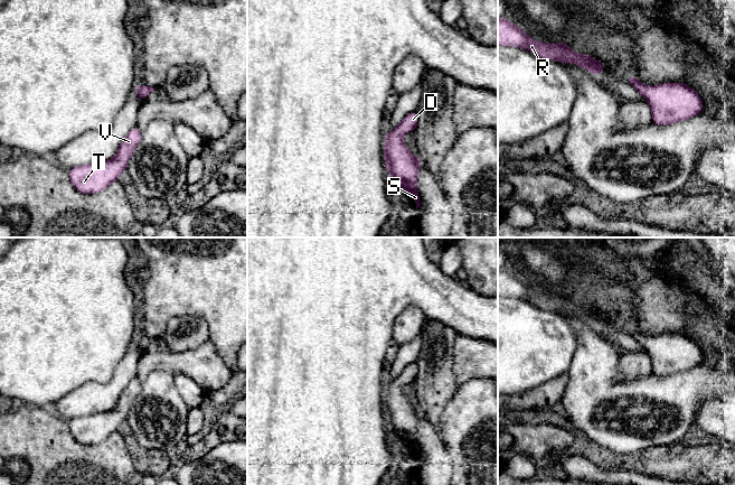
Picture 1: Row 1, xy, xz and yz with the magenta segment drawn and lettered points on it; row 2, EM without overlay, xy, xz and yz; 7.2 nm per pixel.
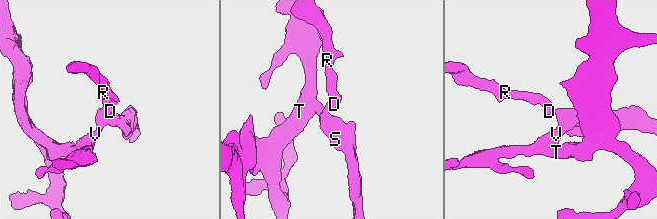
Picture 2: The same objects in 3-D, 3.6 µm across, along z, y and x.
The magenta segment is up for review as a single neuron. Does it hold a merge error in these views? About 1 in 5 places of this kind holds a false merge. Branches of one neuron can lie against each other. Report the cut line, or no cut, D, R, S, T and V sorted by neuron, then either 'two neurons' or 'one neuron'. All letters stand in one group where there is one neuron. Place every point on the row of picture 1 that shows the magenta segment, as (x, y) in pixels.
no cut | D R S T V | one neuron

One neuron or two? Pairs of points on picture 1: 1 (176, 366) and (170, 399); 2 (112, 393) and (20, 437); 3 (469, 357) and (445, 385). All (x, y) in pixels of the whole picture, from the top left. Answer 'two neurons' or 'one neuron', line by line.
1: two neurons
2: two neurons
3: two neurons

